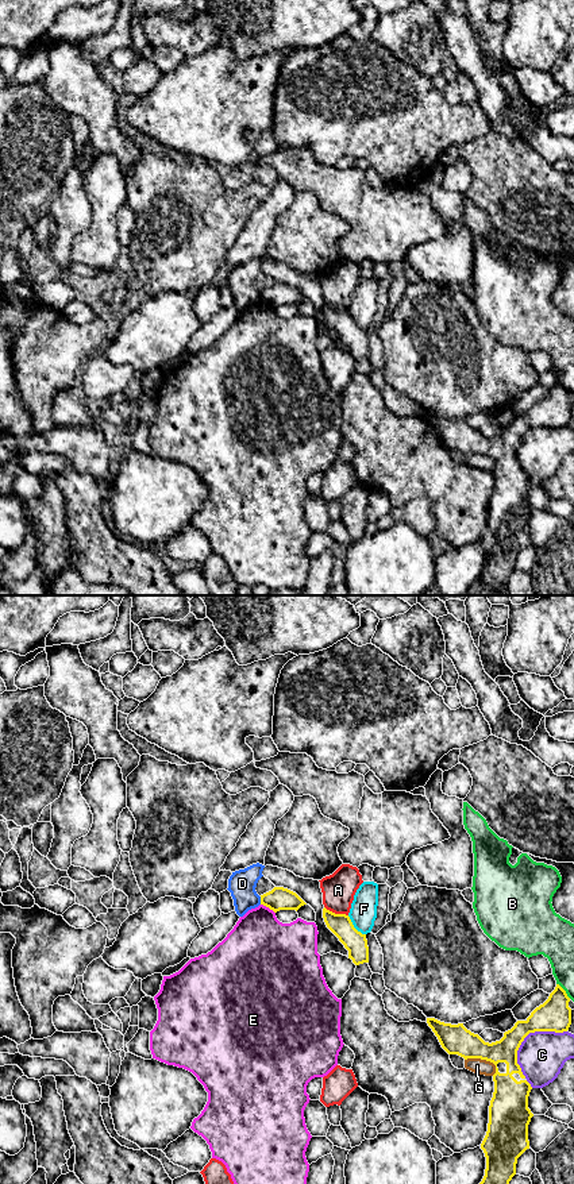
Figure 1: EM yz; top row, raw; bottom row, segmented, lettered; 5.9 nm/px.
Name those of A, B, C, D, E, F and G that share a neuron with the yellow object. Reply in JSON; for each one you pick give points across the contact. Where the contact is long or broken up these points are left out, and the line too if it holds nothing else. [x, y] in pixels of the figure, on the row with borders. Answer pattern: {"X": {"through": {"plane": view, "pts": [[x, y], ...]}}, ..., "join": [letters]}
{"join": []}

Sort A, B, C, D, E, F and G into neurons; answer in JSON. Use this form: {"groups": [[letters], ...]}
{"groups": [["A"], ["B"], ["C"], ["D"], ["E"], ["F"], ["G"]]}

